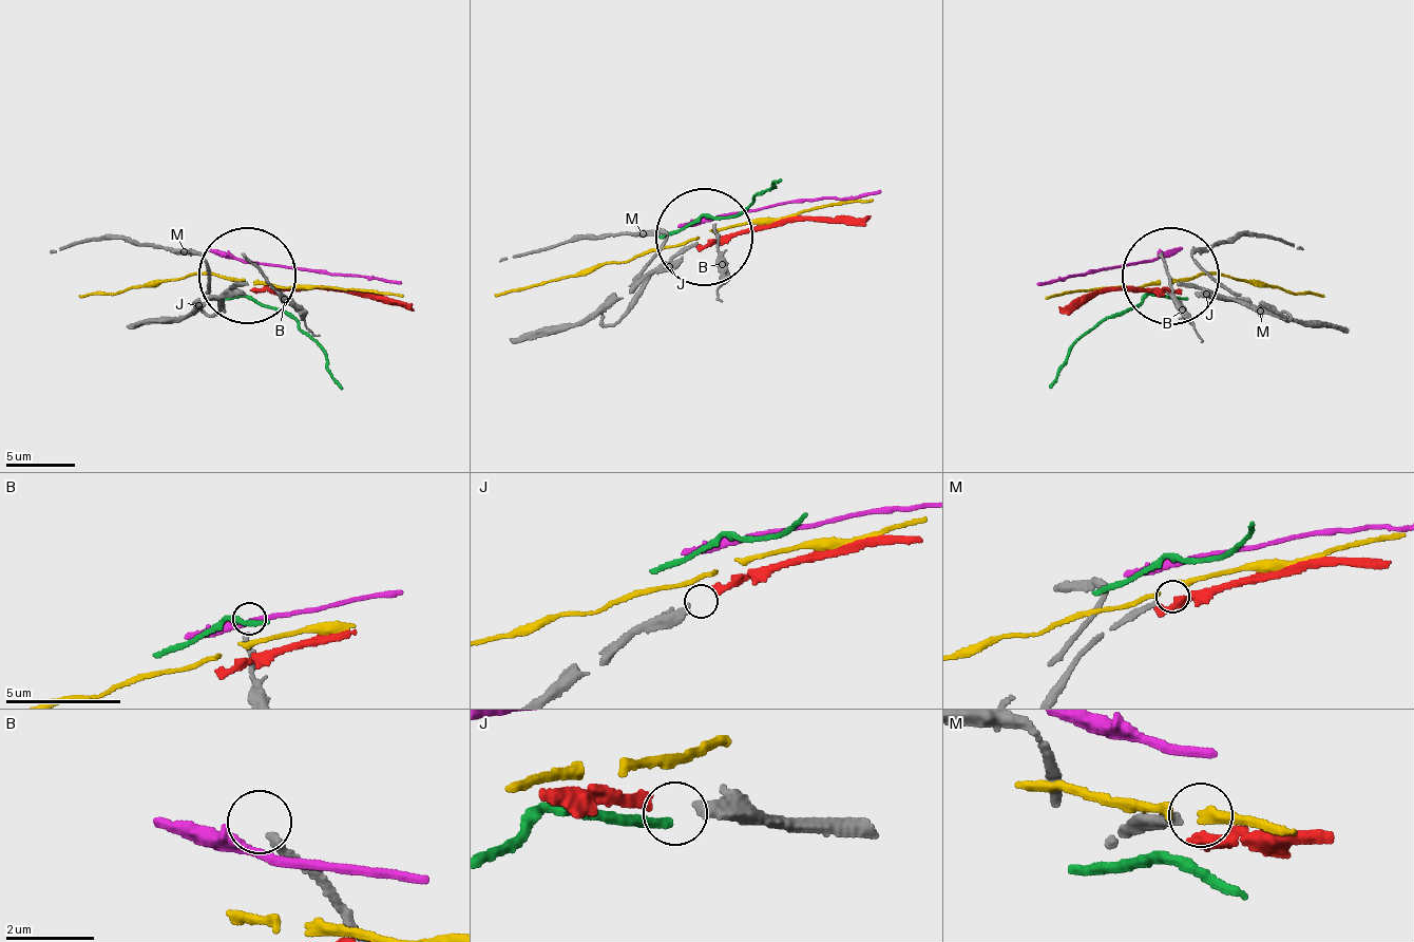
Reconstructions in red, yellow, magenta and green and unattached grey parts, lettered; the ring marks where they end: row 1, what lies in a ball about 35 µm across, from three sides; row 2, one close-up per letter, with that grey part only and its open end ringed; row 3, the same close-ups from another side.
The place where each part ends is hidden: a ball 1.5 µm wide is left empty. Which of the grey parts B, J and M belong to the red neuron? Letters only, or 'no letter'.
J

